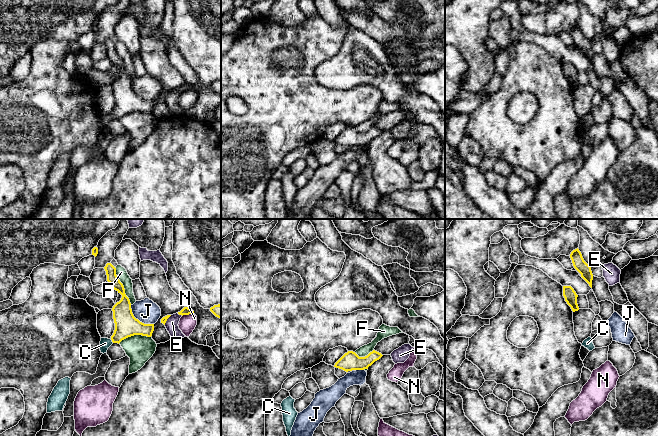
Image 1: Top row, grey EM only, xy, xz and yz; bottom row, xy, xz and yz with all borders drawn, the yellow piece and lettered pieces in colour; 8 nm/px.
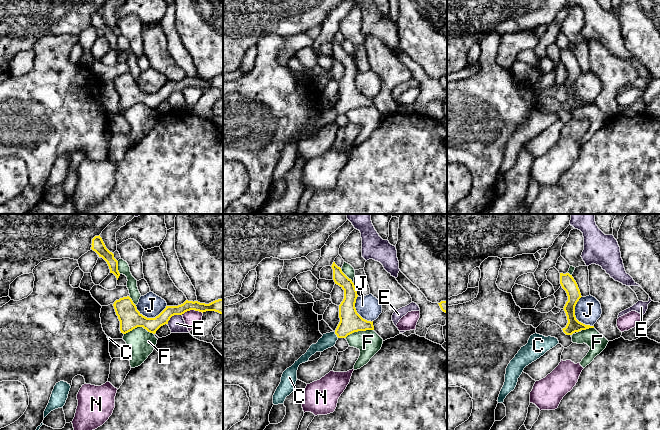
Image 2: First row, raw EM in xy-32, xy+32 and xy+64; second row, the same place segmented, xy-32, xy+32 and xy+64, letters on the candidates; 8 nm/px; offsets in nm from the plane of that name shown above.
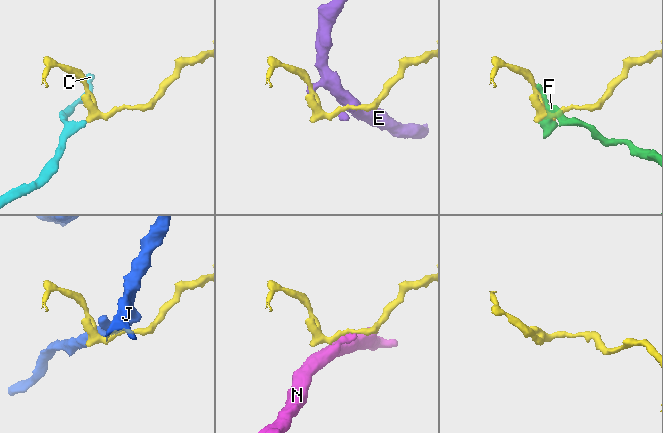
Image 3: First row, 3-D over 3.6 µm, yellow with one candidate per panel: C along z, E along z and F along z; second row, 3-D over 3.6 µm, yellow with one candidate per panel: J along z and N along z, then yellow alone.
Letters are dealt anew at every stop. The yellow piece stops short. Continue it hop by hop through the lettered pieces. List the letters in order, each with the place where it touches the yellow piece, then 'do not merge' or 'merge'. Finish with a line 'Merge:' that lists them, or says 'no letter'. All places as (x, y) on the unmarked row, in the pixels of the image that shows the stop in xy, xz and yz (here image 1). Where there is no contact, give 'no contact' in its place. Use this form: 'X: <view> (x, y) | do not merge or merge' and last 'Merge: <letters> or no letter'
C: xy (112, 117) | merge
E: xy (180, 90) | do not merge
F: xy (123, 62) | do not merge
J: xy (137, 95) | do not merge
N: xy (187, 90) | do not merge
Merge: C

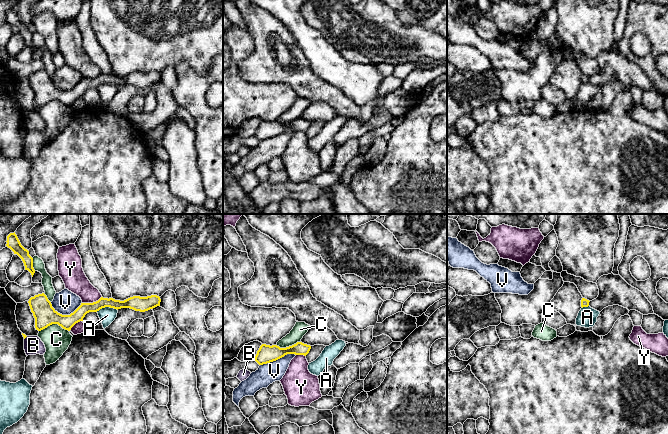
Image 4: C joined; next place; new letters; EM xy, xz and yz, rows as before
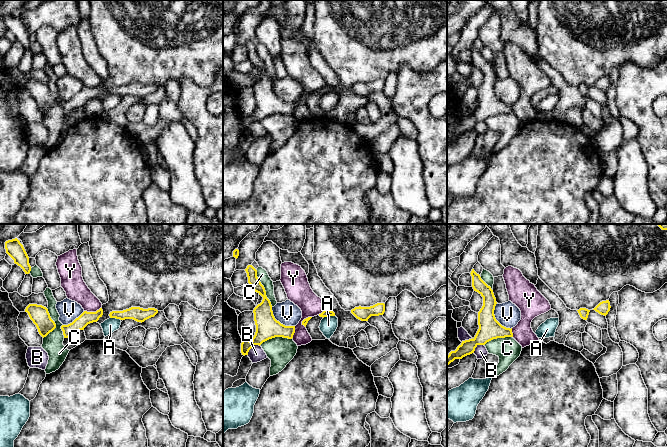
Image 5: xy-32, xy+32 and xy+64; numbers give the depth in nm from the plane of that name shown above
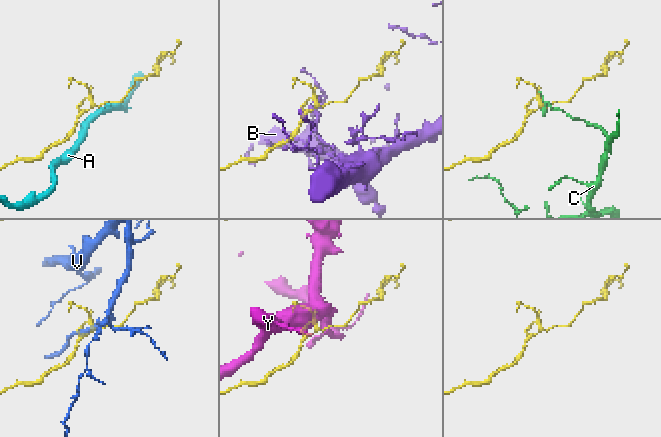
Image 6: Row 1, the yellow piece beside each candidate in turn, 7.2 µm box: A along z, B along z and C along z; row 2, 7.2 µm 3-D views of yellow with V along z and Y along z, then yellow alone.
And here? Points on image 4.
A: xy (106, 82) | do not merge
B: xy (25, 113) | do not merge
C: xy (53, 99) | do not merge
V: xy (65, 91) | do not merge
Y: xy (91, 79) | do not merge
Merge: no letter

